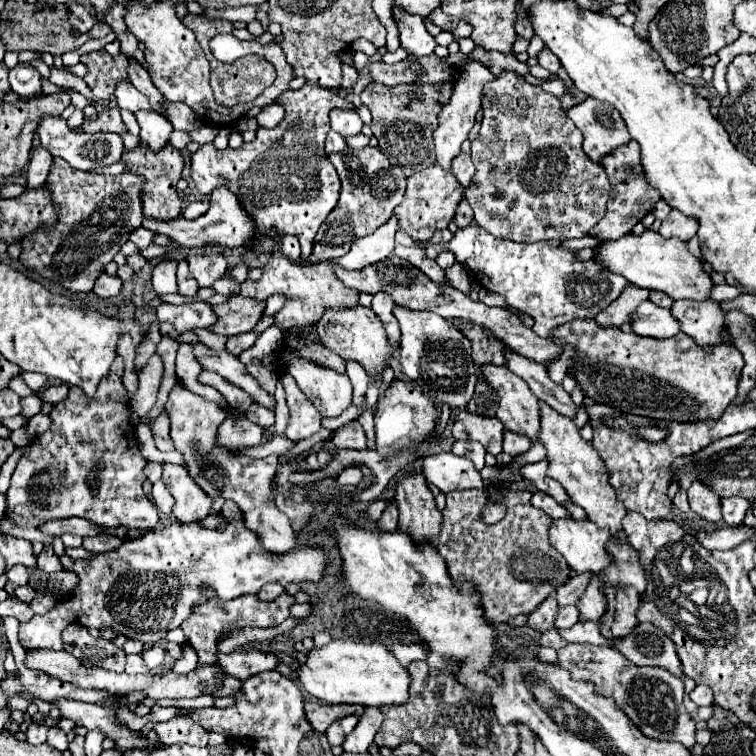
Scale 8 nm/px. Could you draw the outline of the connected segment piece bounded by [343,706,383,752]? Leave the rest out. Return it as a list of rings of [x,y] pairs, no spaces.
[[[373,706],[365,708],[363,714],[359,716],[355,730],[345,738],[343,750],[345,752],[367,752],[377,730],[381,728],[381,722],[383,722],[383,714],[379,708],[373,708]]]

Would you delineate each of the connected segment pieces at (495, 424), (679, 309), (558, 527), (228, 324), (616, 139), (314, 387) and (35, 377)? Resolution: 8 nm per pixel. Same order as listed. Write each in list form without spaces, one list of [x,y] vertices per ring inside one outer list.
[[[461,410],[453,422],[455,440],[477,440],[489,454],[501,454],[503,424],[497,418],[479,418],[467,410]]]
[[[715,300],[673,302],[671,314],[679,322],[681,332],[691,336],[697,344],[715,346],[721,342],[723,312]]]
[[[561,518],[553,520],[549,526],[549,542],[555,546],[571,570],[575,572],[599,572],[611,564],[611,556],[605,546],[611,532],[599,528],[591,520]]]
[[[233,294],[227,298],[227,302],[213,306],[217,322],[207,330],[223,336],[237,336],[243,332],[251,332],[255,324],[261,320],[263,310],[265,310],[263,300]]]
[[[587,98],[569,108],[567,116],[581,130],[583,150],[593,162],[631,140],[621,114],[607,102]]]
[[[295,354],[291,358],[291,376],[299,388],[321,412],[321,418],[337,418],[351,406],[353,388],[347,376],[331,374],[331,370],[319,370],[311,362],[299,362]]]
[[[23,372],[21,378],[25,380],[25,384],[27,384],[33,392],[39,392],[39,390],[45,386],[45,382],[47,382],[47,378],[45,378],[43,374],[37,374],[37,372]]]

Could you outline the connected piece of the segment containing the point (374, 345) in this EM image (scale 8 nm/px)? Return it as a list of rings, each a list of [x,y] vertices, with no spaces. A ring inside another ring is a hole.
[[[355,306],[355,310],[341,310],[341,312],[327,312],[317,324],[317,334],[323,346],[327,346],[331,352],[339,354],[343,360],[355,360],[359,362],[369,378],[381,378],[387,366],[387,360],[391,358],[393,346],[389,344],[389,338],[383,330],[383,324],[375,316],[371,308]]]

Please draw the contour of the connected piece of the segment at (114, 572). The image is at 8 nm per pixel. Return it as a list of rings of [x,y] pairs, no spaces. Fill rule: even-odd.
[[[231,500],[225,502],[223,518],[227,520],[225,530],[209,530],[201,524],[179,524],[173,522],[171,526],[165,526],[163,530],[149,530],[143,538],[133,538],[125,542],[119,550],[95,554],[93,558],[81,558],[73,562],[73,572],[79,574],[79,584],[73,588],[73,592],[67,598],[61,598],[55,602],[55,606],[43,614],[33,616],[31,622],[19,626],[19,640],[24,648],[53,648],[62,650],[62,633],[69,624],[77,622],[85,628],[97,628],[105,630],[111,628],[115,634],[121,634],[125,638],[139,640],[143,644],[155,644],[173,628],[179,628],[181,622],[185,622],[193,610],[193,604],[199,600],[199,596],[207,598],[219,598],[219,600],[233,600],[243,594],[257,594],[261,586],[269,582],[279,582],[287,586],[289,582],[319,582],[325,576],[325,568],[329,562],[329,556],[325,554],[319,544],[305,544],[297,542],[293,550],[287,554],[273,554],[263,548],[259,536],[249,530],[243,522],[243,514],[239,506]]]

